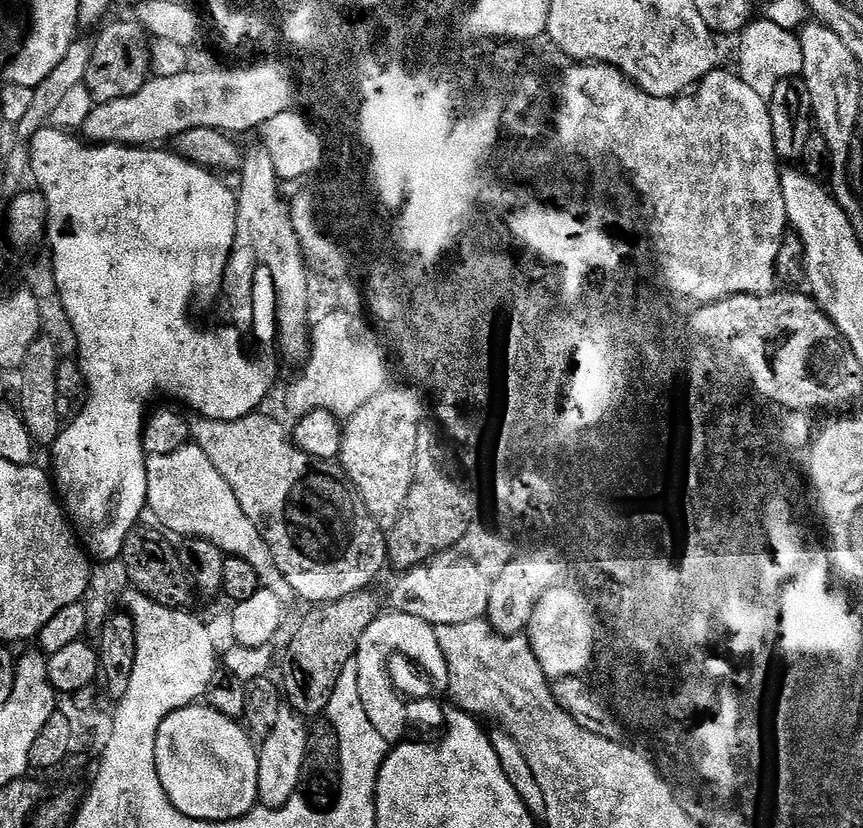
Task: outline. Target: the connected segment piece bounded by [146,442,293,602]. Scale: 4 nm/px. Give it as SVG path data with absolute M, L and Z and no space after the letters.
M194 442L170 454L148 456L146 460L146 482L148 483L147 511L168 532L184 538L208 540L229 557L240 557L254 568L259 583L269 588L280 599L287 601L293 595L292 587L282 578L270 548L262 538L258 526L238 506L234 490L214 470L214 462Z

